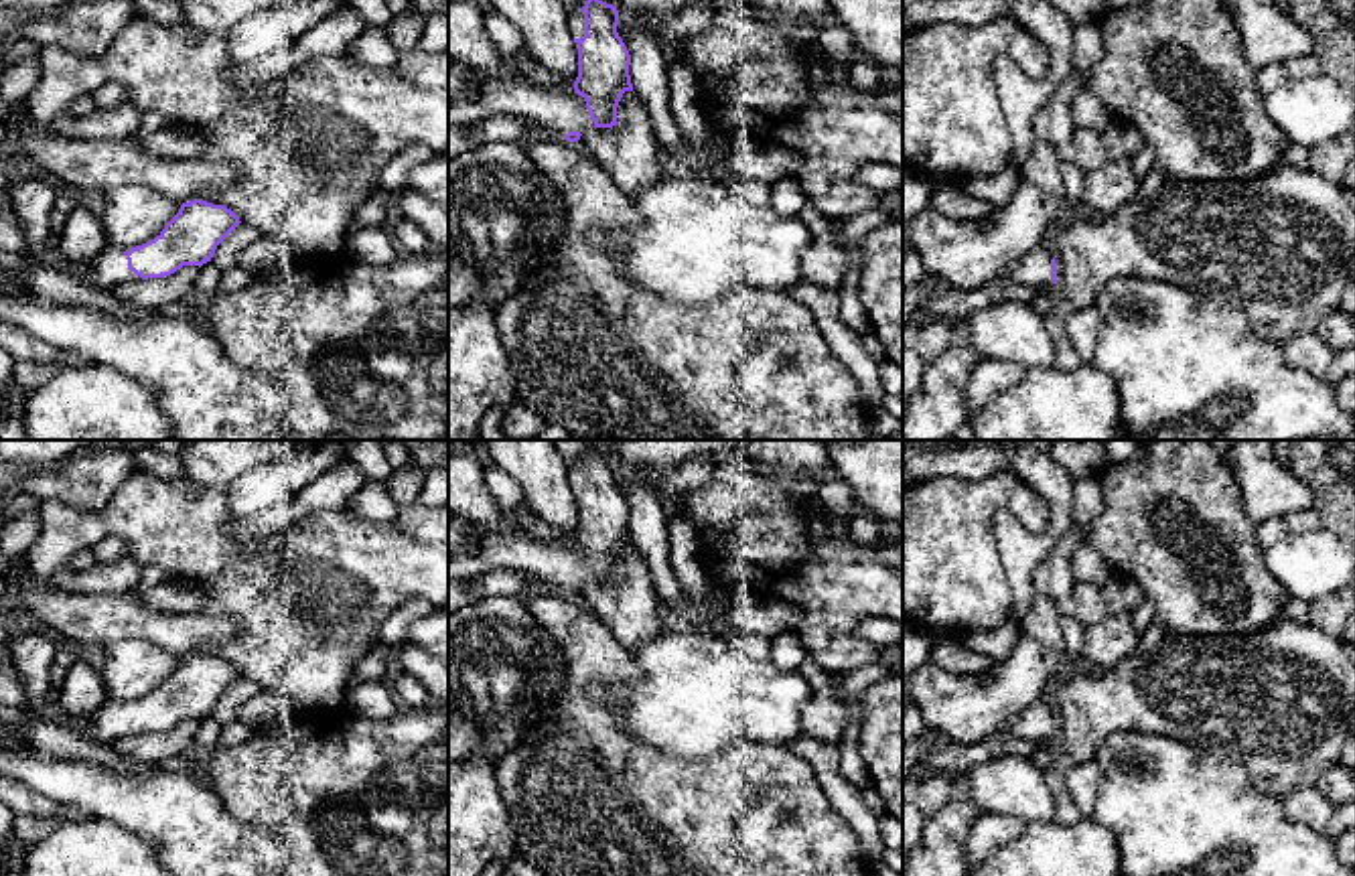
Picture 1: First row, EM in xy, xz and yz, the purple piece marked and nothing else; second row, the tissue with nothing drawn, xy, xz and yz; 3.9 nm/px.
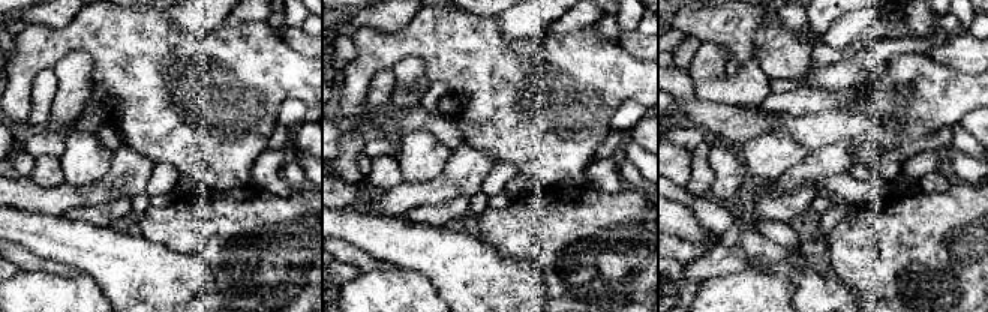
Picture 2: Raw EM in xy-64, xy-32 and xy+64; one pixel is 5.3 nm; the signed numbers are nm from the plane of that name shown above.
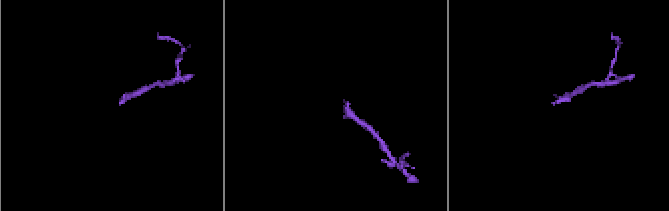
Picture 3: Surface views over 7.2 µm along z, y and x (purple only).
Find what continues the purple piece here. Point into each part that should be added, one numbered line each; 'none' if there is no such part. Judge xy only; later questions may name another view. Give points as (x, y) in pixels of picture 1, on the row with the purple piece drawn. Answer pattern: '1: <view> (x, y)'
1: xy (110, 268)

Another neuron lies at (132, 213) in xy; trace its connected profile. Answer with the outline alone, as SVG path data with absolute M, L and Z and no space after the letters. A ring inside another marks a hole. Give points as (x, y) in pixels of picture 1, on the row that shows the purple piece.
M120 185L103 193L99 215L108 245L136 247L164 229L181 205L144 185Z

